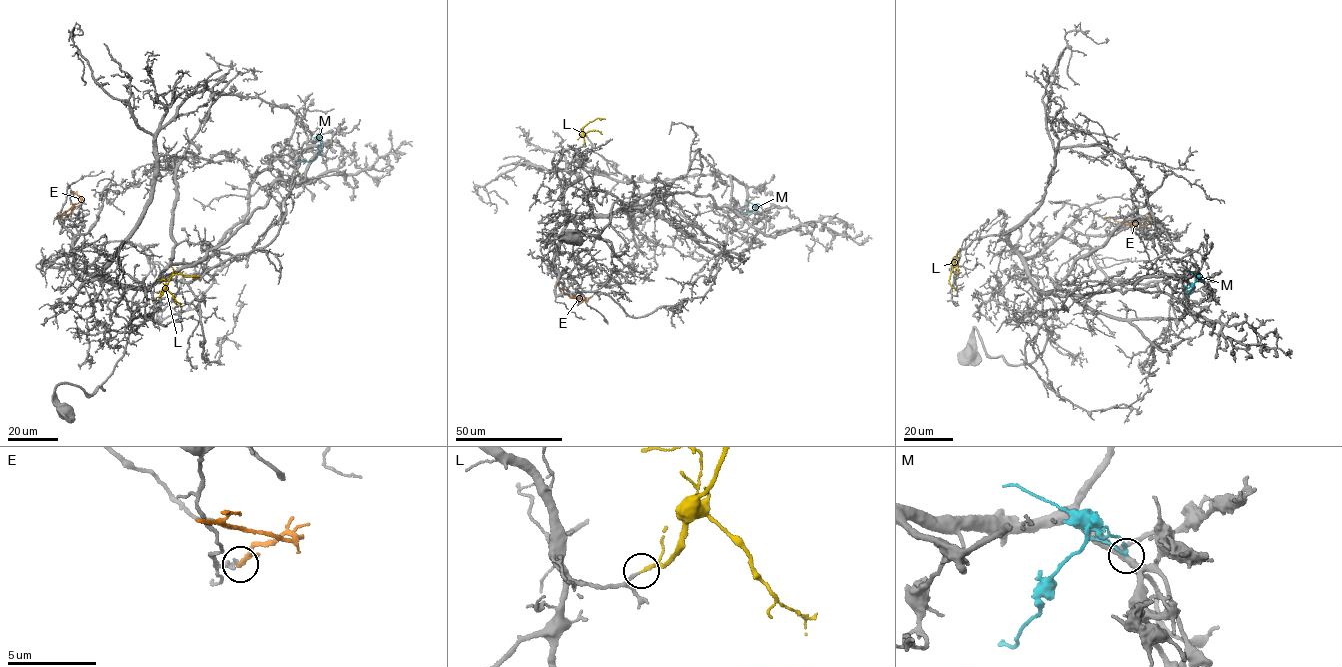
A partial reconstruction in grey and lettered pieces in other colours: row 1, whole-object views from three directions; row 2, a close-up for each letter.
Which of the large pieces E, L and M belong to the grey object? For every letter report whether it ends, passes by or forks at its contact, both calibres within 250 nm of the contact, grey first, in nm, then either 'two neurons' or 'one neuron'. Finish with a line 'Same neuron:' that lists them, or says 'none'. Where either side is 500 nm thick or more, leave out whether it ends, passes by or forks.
E: it passes by; 220 nm thick on the grey side, 200 nm on the other; two neurons
L: it passes by; 170 nm thick on the grey side, 140 nm on the other; one neuron
M: it passes by; 360 nm thick on the grey side, 110 nm on the other; two neurons
Same neuron: L

